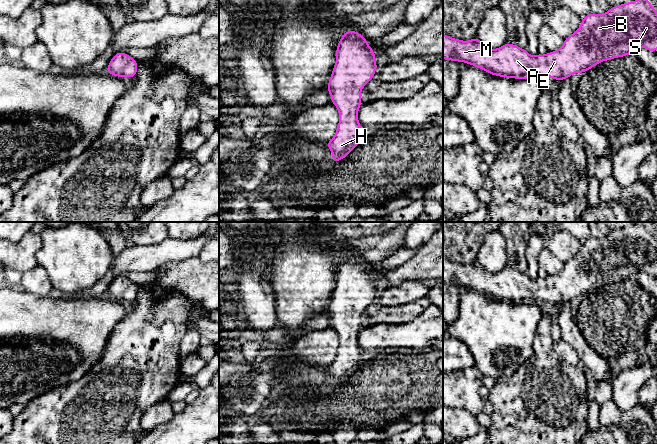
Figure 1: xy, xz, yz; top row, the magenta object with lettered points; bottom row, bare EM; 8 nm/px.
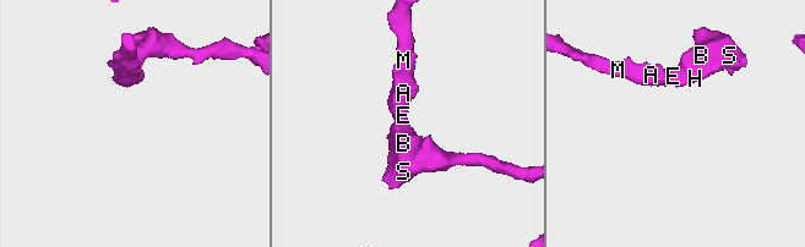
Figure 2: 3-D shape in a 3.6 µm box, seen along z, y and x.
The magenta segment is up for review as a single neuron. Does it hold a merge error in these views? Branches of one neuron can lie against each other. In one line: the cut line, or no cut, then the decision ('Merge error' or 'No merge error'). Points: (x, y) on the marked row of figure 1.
No split. No merge error

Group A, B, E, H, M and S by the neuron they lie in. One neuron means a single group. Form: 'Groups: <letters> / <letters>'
Groups: A B E H M S

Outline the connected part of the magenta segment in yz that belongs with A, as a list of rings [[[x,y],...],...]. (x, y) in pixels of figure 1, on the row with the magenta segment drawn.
[[[635,0],[613,6],[602,14],[589,13],[582,18],[579,28],[564,39],[560,49],[546,55],[531,56],[526,49],[514,44],[491,49],[477,37],[469,41],[443,34],[443,59],[465,62],[494,76],[514,79],[543,79],[551,77],[561,81],[574,73],[584,73],[599,63],[635,54],[638,47],[650,52],[657,50],[657,11],[648,0]]]

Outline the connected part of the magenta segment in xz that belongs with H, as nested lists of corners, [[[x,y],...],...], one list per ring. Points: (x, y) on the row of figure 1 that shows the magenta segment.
[[[354,30],[345,31],[336,48],[336,63],[328,81],[327,91],[331,96],[331,103],[339,112],[339,122],[333,138],[326,143],[332,152],[331,160],[338,162],[350,154],[354,147],[361,143],[358,121],[358,111],[362,104],[361,91],[364,86],[373,79],[377,70],[375,52],[369,46],[367,39]]]

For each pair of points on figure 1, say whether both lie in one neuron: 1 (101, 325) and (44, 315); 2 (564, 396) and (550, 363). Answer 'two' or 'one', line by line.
1: one
2: one

